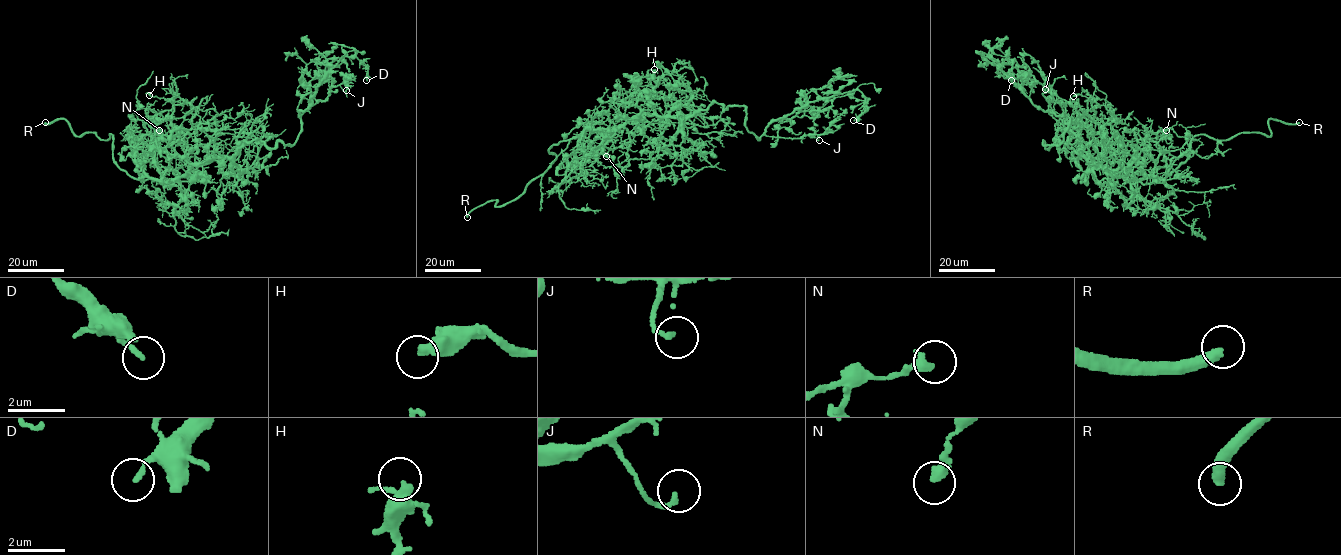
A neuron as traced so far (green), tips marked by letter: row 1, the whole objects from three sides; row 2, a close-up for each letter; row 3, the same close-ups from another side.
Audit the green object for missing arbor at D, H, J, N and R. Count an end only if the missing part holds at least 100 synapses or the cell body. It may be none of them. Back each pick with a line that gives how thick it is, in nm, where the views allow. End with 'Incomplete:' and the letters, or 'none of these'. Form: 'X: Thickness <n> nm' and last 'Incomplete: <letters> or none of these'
R: Thickness 400 nm
Incomplete: R

